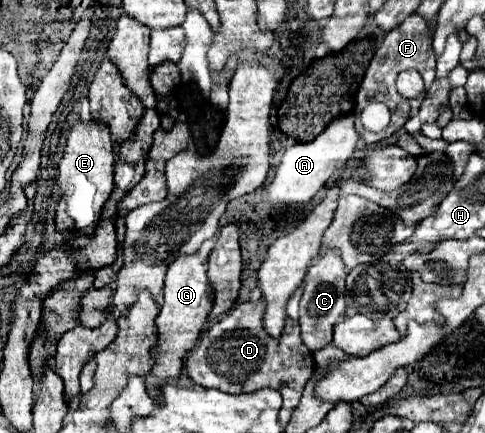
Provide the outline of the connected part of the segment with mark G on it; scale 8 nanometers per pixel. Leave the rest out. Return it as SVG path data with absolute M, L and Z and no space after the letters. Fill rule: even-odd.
M191 253L191 255L179 255L171 261L169 269L167 269L167 277L165 277L165 289L163 289L163 307L161 313L155 321L157 325L157 343L151 351L153 355L153 367L151 367L151 375L159 377L159 379L151 379L151 397L155 399L155 393L159 393L159 385L165 383L167 377L179 377L181 375L181 367L183 367L183 357L187 351L193 349L199 331L213 307L213 287L209 283L207 277L207 263L199 257L199 253Z

